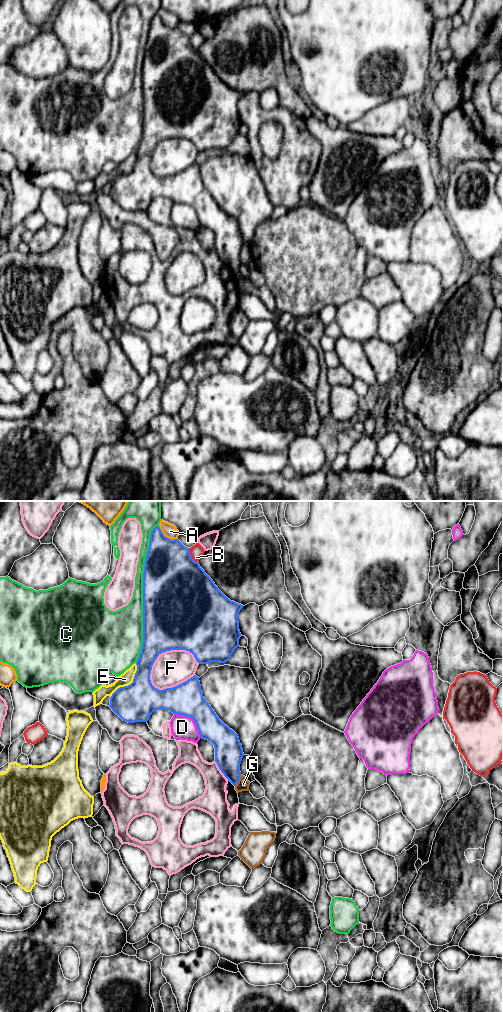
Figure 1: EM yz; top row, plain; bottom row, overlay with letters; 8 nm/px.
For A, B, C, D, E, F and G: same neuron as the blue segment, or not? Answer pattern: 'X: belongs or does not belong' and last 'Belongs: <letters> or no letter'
A: does not belong
B: does not belong
C: does not belong
D: does not belong
E: does not belong
F: does not belong
G: does not belong
Belongs: no letter

